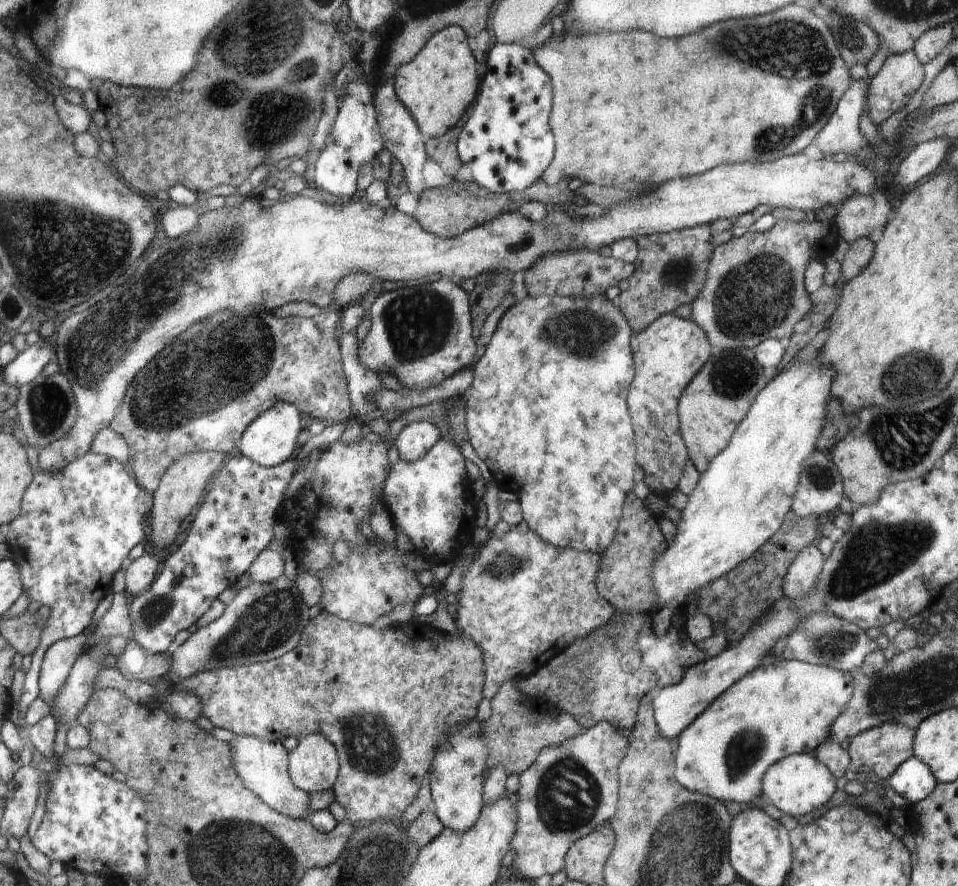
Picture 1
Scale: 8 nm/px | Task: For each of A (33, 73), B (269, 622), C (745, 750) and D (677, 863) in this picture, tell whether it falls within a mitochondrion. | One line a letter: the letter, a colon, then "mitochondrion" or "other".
A: other
B: mitochondrion
C: mitochondrion
D: mitochondrion

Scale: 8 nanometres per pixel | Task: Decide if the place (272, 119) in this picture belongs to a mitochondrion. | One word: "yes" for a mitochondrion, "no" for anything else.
yes

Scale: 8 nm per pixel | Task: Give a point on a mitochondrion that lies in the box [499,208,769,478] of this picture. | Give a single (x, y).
(585, 333)

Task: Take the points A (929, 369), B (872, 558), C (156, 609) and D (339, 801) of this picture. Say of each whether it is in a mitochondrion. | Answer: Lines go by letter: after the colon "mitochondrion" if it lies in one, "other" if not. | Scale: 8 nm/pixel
A: mitochondrion
B: mitochondrion
C: mitochondrion
D: other

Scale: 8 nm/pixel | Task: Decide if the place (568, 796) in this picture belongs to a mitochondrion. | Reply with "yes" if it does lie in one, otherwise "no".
yes

